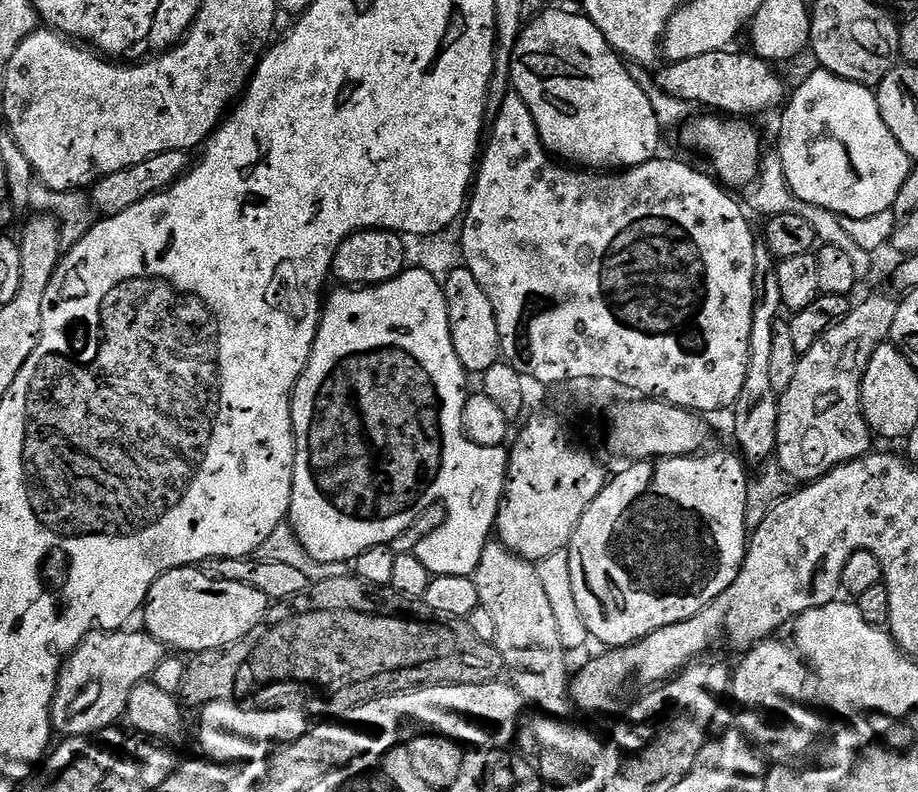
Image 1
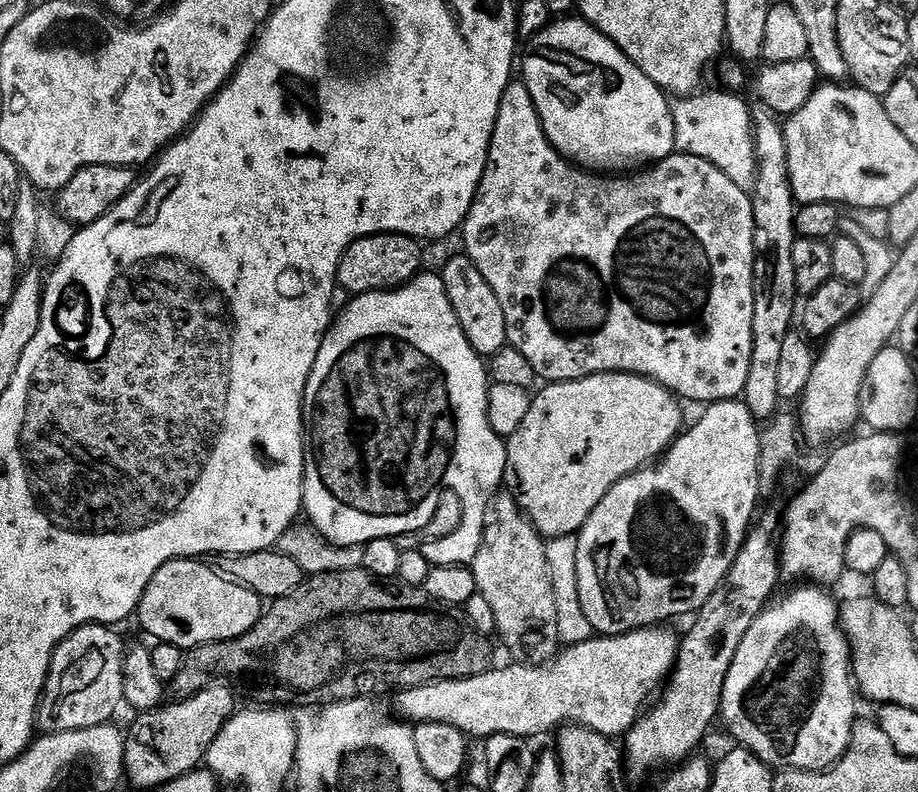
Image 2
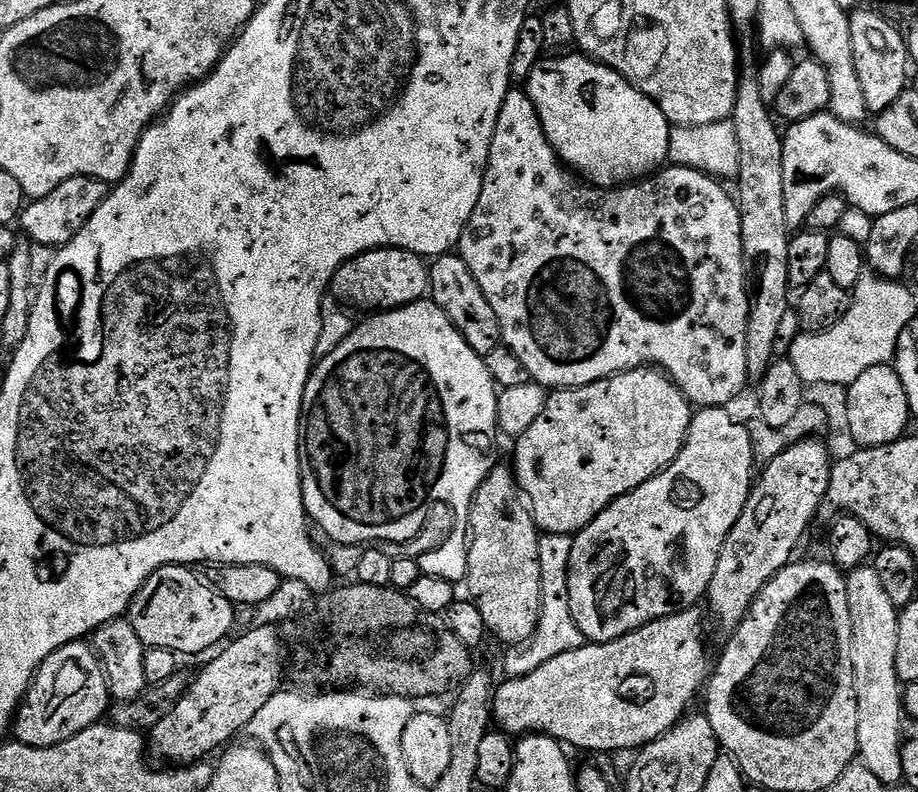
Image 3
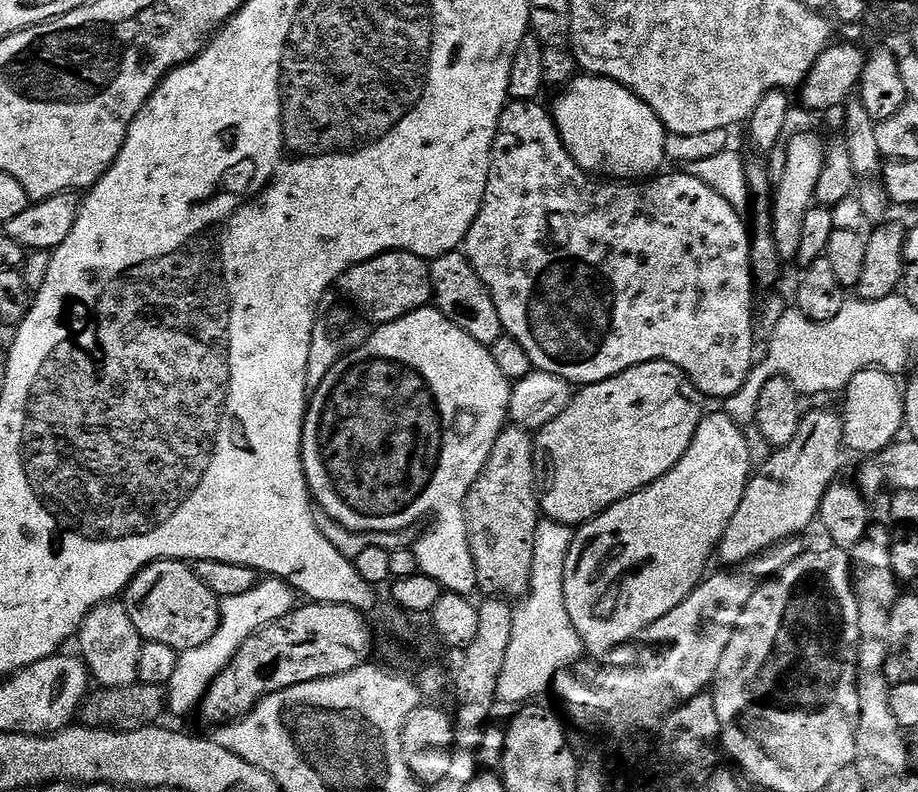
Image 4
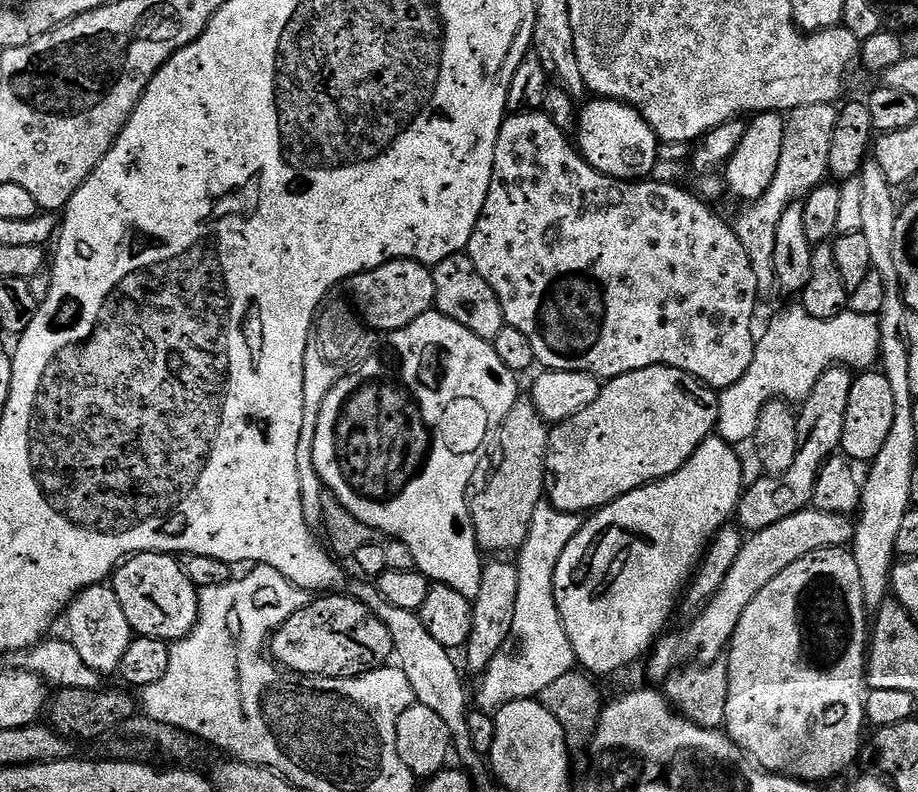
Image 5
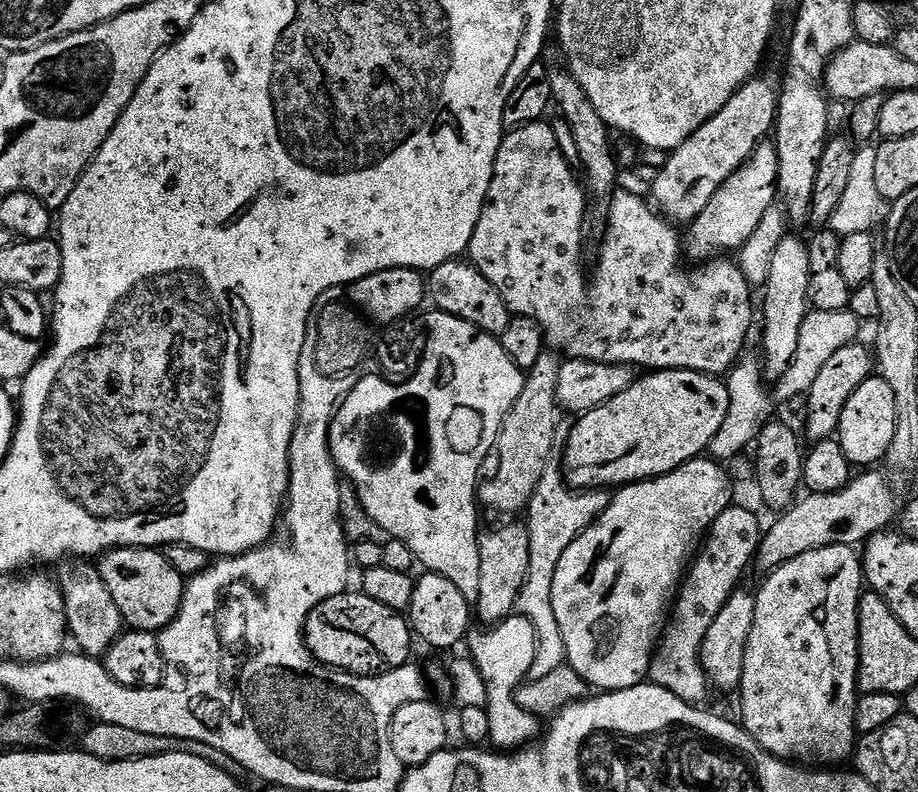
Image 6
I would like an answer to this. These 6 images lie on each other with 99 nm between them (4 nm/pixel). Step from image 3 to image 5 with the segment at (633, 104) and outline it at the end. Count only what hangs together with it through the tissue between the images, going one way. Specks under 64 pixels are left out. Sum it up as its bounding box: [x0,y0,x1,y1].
[578,98,662,182]

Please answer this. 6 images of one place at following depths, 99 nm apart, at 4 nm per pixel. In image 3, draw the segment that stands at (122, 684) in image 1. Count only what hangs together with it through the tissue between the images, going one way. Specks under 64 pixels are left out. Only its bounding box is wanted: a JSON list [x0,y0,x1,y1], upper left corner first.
[14,643,110,746]

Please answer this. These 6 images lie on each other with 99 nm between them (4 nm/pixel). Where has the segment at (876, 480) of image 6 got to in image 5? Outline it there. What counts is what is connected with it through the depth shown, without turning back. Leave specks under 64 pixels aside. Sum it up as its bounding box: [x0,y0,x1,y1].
[646,506,856,682]

